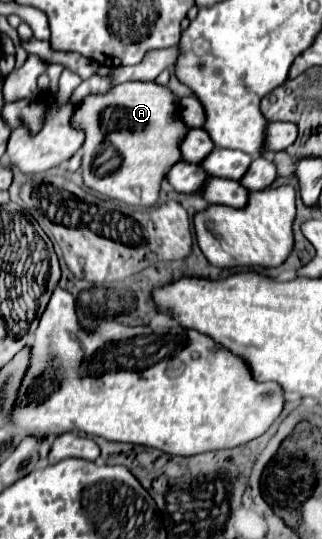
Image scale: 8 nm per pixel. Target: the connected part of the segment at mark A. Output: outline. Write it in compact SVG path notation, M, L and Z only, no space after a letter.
M125 82L107 94L87 96L77 104L77 124L85 130L83 180L85 186L119 202L137 208L159 204L161 182L169 168L183 160L181 140L189 128L179 118L179 98L157 82Z

